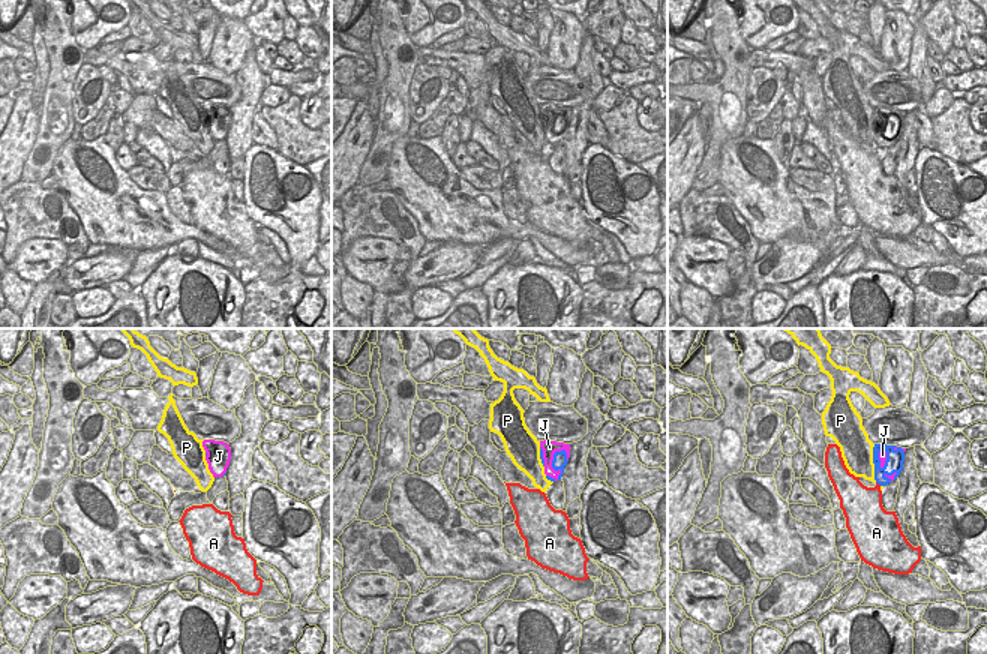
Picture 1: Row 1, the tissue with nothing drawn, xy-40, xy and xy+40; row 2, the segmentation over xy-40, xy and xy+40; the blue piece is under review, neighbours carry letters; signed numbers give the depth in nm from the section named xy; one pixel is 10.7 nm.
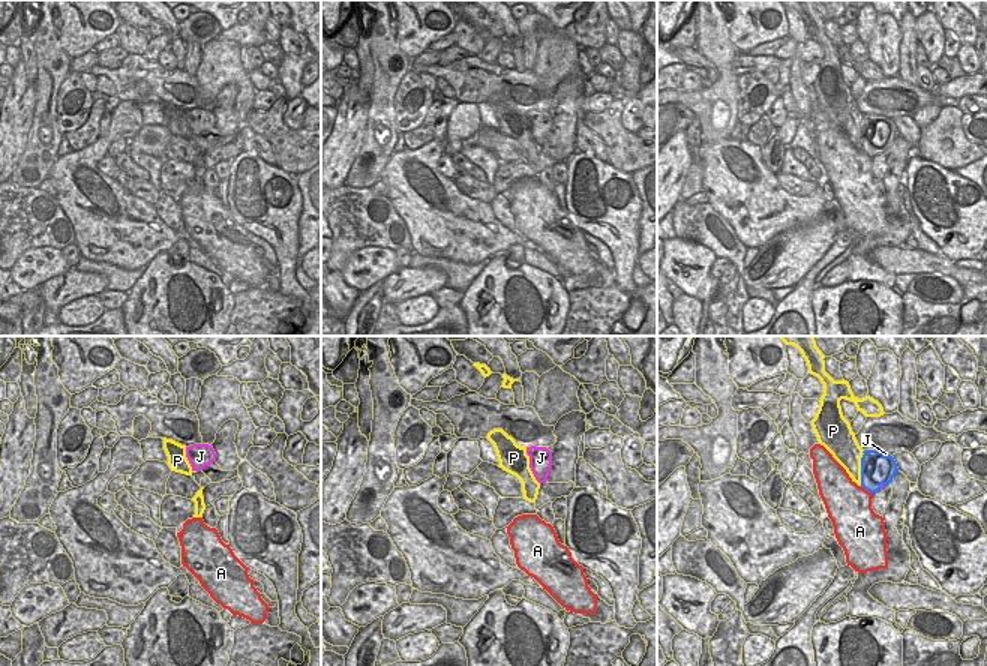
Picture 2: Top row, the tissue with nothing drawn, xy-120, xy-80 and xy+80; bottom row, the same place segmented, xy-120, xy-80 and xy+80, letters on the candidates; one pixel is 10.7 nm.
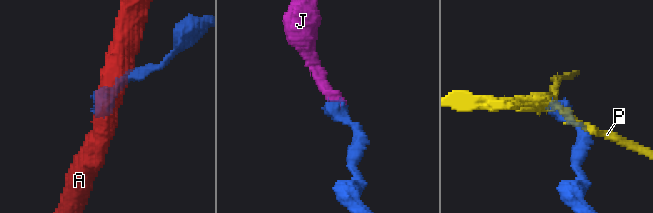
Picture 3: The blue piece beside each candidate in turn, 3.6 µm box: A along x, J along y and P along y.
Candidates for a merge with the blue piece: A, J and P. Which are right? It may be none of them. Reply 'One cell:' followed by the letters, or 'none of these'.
One cell: J

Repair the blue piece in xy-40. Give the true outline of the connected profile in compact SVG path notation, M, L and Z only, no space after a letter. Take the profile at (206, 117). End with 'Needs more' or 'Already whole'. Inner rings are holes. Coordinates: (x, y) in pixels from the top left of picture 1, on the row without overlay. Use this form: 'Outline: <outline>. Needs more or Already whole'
Outline: M204 104L206 124L213 141L222 141L231 124L230 108L224 105Z. Needs more

